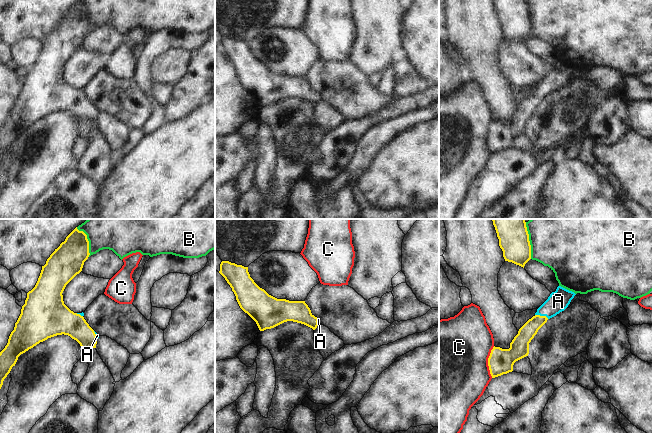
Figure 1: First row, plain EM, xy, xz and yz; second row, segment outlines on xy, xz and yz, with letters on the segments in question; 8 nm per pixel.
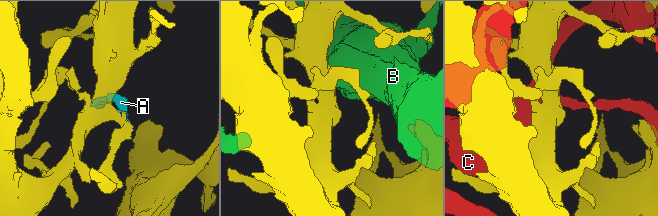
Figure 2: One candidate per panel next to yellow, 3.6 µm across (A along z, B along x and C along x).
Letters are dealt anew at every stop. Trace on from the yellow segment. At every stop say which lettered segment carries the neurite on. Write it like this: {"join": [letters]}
{"join": ["A"]}

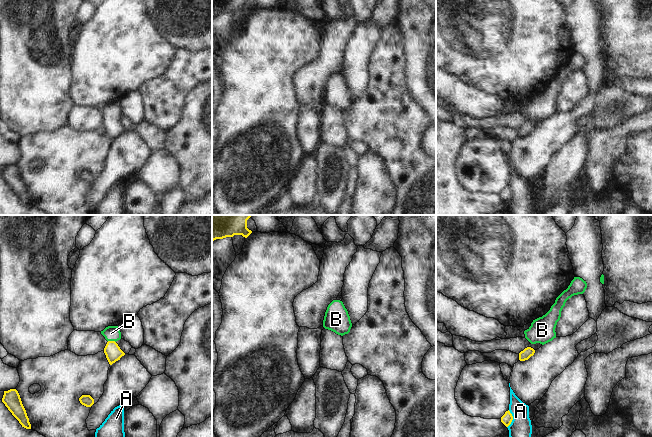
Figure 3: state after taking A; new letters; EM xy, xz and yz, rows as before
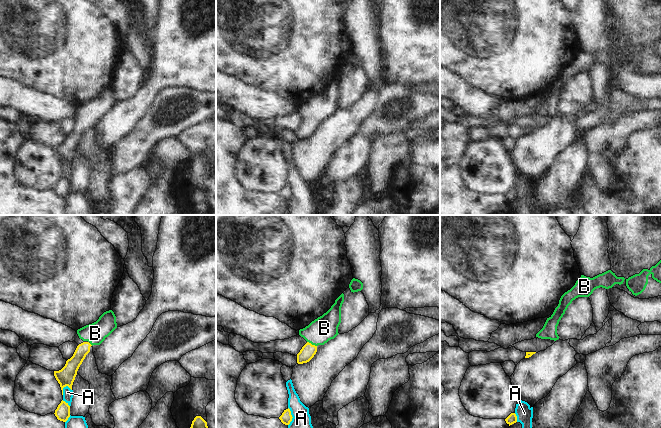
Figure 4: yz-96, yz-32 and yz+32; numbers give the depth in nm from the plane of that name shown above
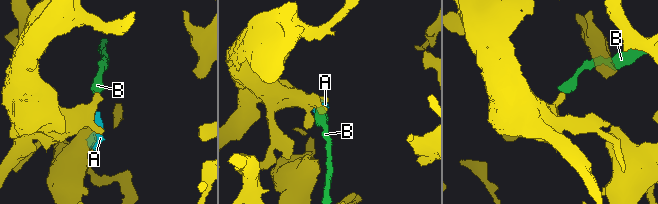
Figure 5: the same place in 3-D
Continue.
{"join": ["B"]}

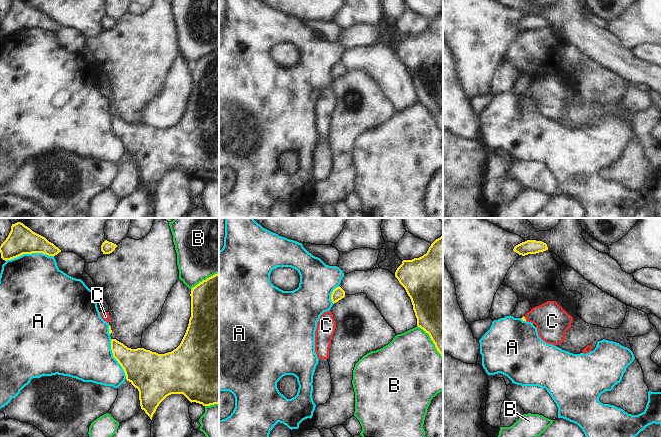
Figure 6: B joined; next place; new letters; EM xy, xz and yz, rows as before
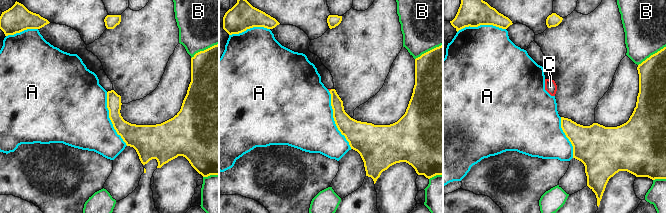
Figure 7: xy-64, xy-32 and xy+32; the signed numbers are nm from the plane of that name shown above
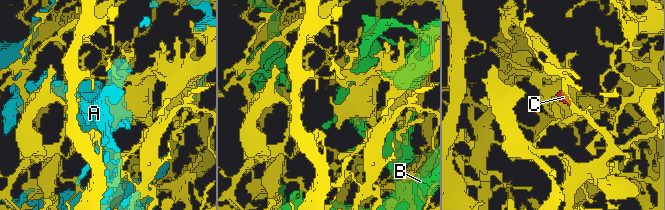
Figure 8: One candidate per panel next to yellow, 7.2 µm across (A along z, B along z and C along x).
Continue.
{"join": ["C"]}

